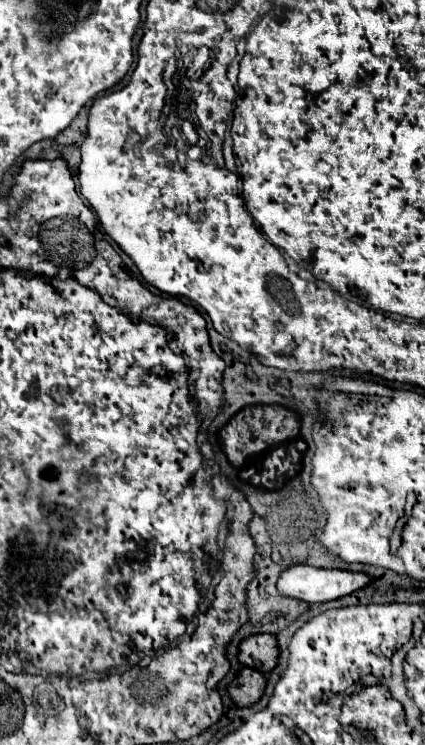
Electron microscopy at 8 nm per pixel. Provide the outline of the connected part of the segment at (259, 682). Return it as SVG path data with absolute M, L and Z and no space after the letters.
M244 668L242 674L238 674L238 678L234 678L234 682L228 686L228 692L236 702L236 706L250 708L262 698L264 688L266 688L266 676L258 670Z

